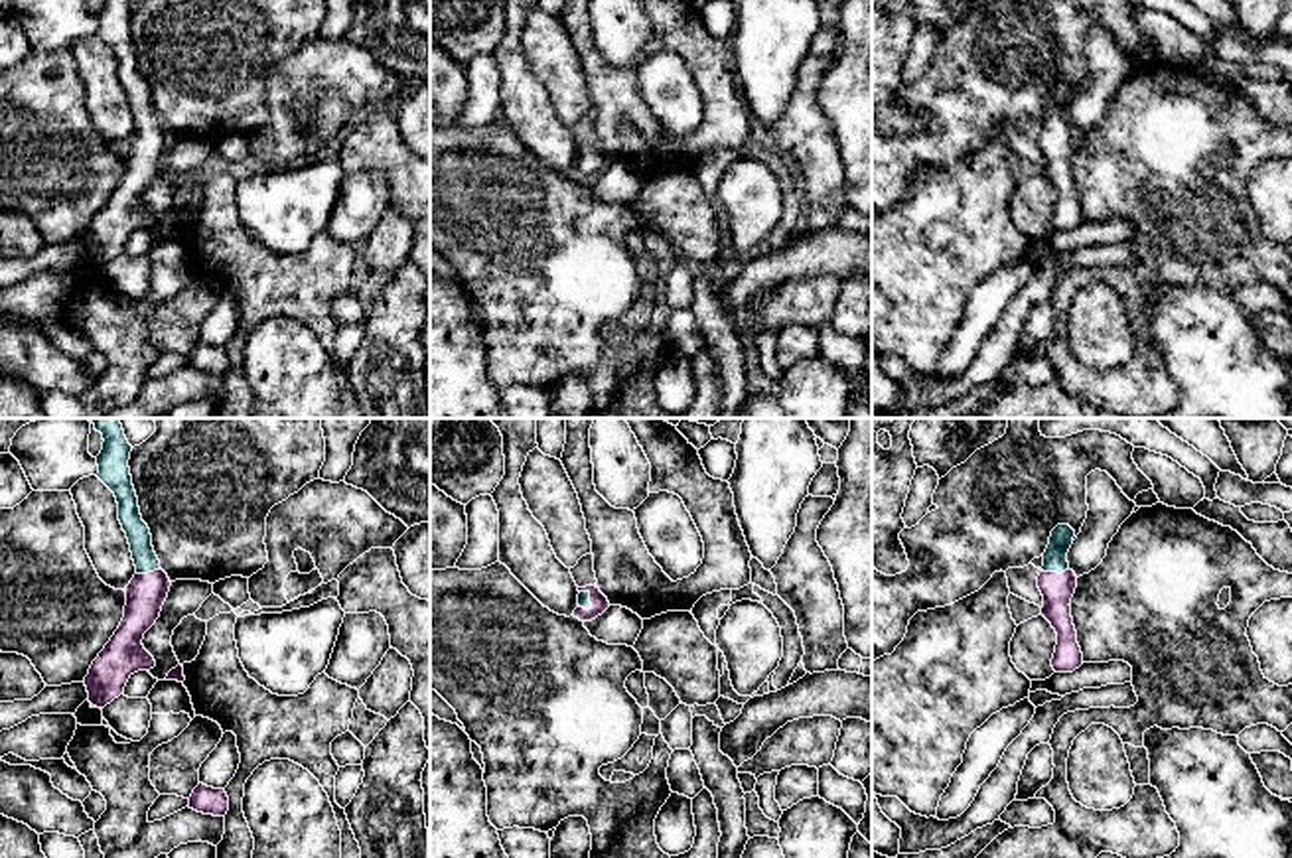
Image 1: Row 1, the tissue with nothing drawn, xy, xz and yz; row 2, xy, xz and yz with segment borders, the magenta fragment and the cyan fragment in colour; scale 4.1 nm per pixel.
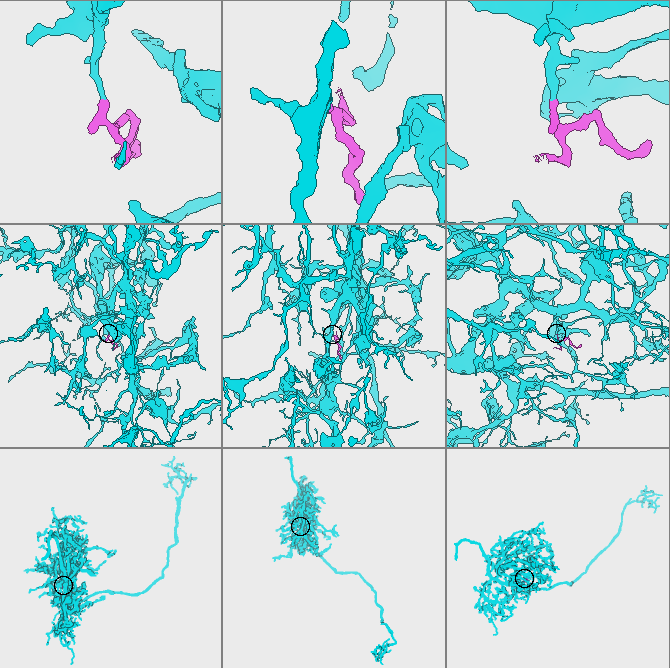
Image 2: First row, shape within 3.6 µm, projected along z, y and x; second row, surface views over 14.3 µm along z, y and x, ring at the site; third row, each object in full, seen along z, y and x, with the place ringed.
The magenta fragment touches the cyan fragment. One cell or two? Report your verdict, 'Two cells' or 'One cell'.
One cell

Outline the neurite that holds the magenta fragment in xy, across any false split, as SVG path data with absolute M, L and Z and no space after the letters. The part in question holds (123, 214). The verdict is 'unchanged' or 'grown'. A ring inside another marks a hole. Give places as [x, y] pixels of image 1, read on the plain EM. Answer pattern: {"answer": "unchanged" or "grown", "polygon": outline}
{"answer": "grown", "polygon": "M103 0L103 8L97 14L97 36L116 55L118 79L126 91L136 124L136 132L124 148L124 176L85 235L89 260L97 266L105 266L124 252L124 245L134 231L156 225L142 197L160 176L172 144L168 132L160 126L150 87L140 73L128 26L130 10L132 4L128 0Z"}

